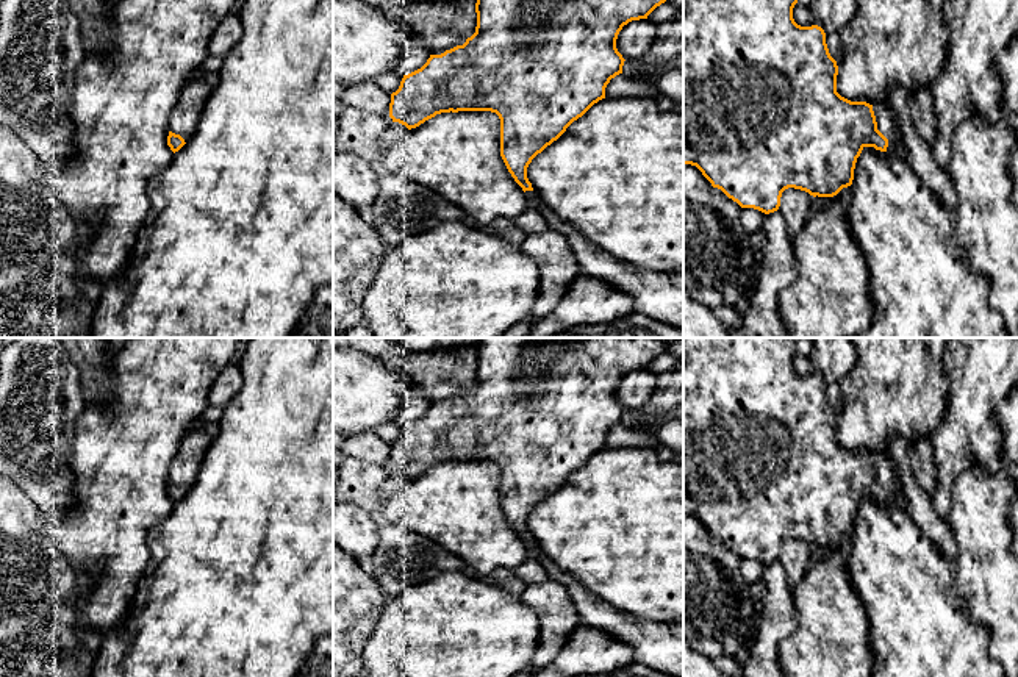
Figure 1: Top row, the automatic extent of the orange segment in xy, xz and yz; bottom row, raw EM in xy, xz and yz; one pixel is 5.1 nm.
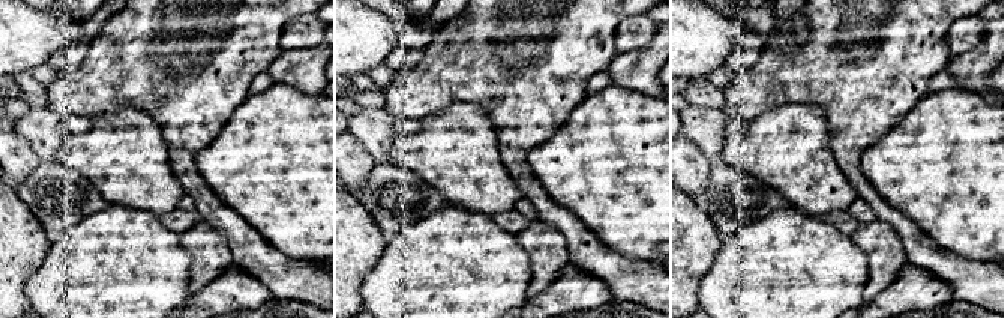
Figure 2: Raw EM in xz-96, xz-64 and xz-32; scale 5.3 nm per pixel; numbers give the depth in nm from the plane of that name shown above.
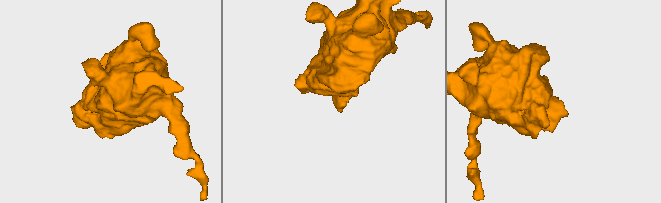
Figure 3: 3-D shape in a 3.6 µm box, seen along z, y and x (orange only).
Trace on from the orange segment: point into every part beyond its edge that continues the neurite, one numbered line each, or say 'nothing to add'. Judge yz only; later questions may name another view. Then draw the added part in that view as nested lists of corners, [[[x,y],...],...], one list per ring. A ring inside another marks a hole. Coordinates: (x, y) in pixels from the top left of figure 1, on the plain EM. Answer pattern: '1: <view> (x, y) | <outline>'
1: yz (885, 466) | [[[880,452],[873,455],[873,461],[877,472],[877,480],[888,489],[887,502],[898,497],[896,483],[899,482],[896,461],[890,452]]]

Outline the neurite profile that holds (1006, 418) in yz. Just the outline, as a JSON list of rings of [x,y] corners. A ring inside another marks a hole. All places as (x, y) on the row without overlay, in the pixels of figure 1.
[[[1018,385],[998,405],[995,422],[1002,433],[1001,469],[1009,475],[1018,491]]]

